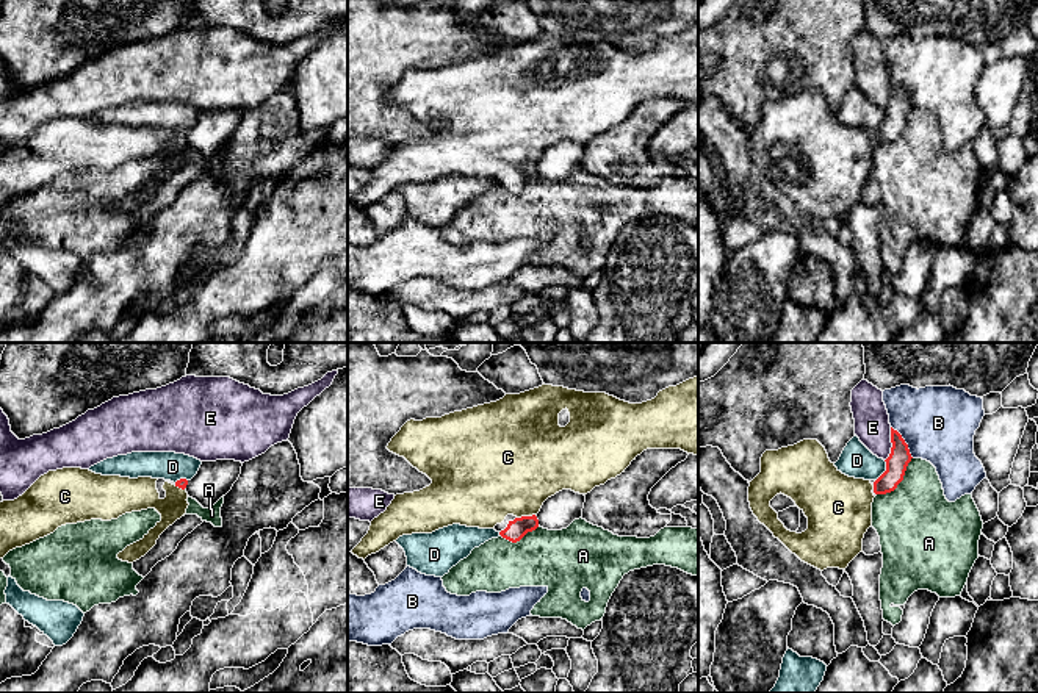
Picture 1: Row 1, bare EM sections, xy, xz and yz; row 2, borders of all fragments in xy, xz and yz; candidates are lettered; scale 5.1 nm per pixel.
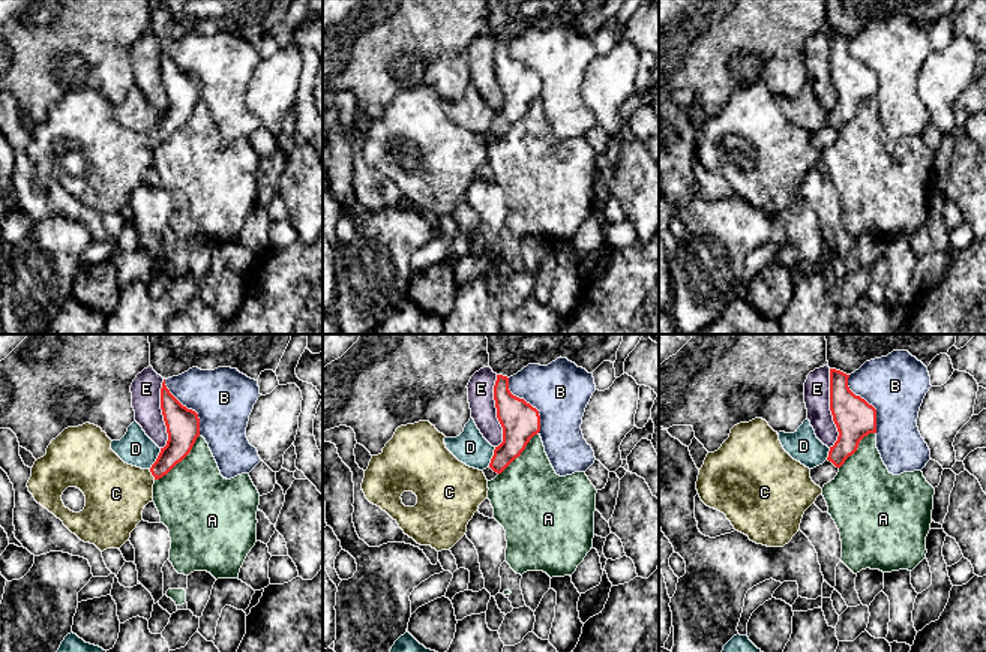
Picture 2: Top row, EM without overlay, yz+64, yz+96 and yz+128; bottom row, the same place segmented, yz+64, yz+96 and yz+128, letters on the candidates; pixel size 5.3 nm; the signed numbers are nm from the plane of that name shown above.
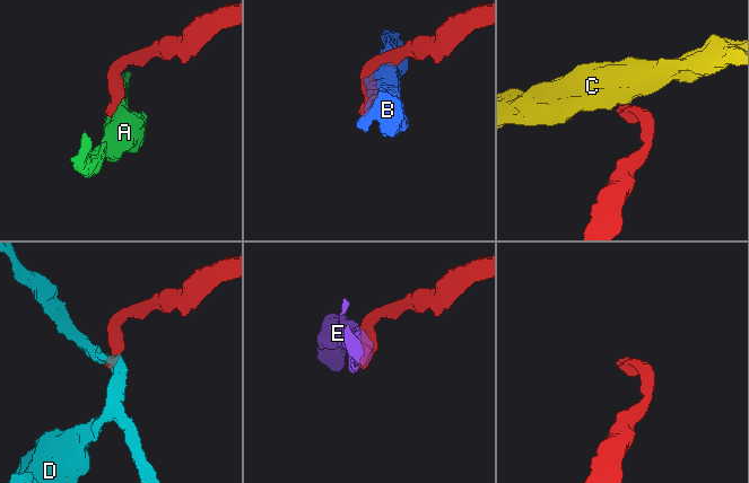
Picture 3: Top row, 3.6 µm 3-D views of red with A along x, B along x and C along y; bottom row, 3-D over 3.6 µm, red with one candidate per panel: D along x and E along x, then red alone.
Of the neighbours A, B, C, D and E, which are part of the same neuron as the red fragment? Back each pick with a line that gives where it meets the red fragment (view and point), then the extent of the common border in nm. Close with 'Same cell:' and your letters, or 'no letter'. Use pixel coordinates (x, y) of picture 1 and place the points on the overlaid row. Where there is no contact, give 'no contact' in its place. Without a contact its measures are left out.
C: xz (525, 517) | 100 nm
Same cell: C

